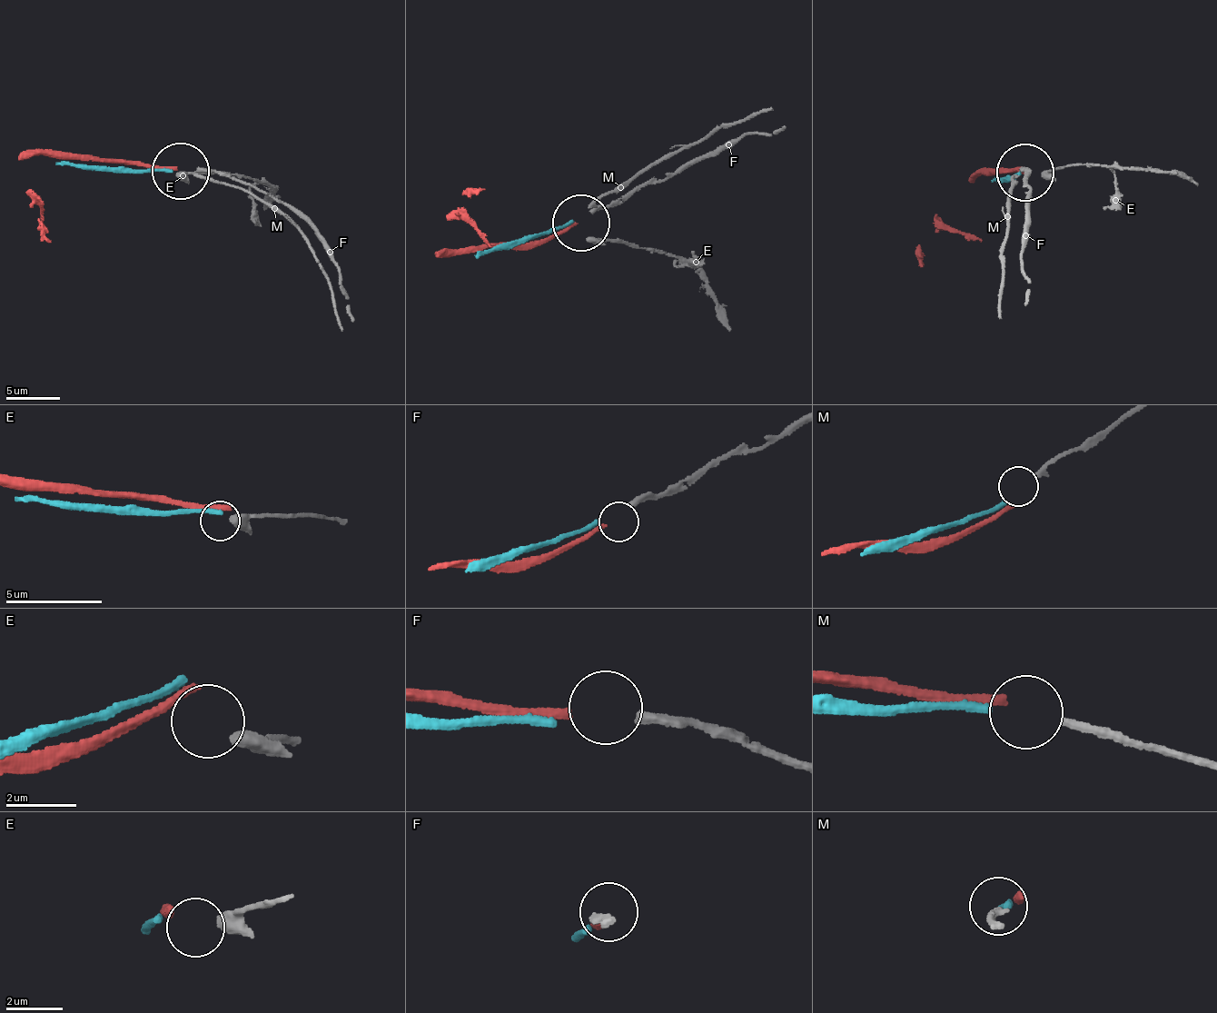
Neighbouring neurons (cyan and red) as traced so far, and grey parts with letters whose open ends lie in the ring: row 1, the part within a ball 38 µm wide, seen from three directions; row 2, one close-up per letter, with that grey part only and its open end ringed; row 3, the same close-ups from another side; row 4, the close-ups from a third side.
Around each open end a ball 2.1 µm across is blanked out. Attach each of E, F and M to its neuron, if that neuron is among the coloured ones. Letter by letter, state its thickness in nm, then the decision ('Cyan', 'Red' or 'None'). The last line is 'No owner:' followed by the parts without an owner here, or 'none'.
E: Thickness 340 nm. None
F: Thickness 300 nm. Red
M: Thickness 260 nm. Cyan
No owner: E

